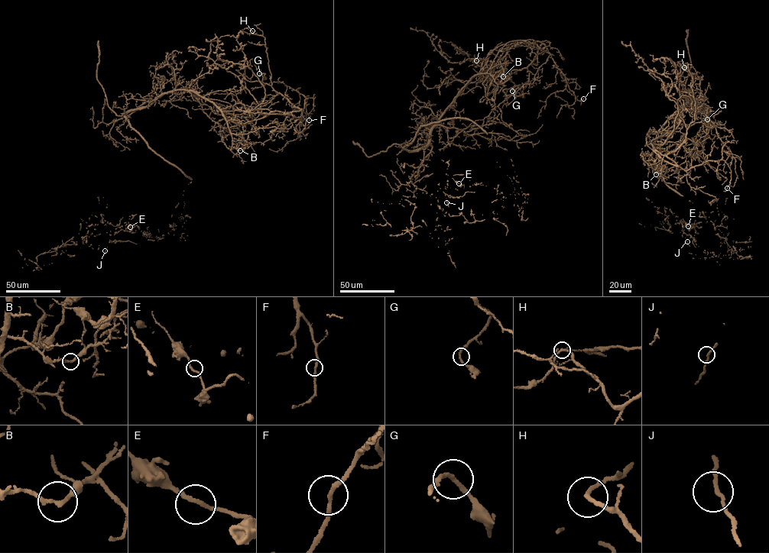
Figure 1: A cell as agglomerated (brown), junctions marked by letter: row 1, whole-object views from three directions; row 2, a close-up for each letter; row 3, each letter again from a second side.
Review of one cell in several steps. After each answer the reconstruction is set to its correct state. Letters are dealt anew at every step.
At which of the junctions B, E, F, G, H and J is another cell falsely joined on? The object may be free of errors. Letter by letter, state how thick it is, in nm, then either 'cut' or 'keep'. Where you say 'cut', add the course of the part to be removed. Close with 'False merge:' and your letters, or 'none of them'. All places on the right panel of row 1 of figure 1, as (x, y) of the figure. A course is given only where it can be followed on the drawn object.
B: 190 nm thick; cut; foreign part runs (657, 174), (650, 144), (654, 150), (671, 133), (677, 104), (621, 40)
E: 180 nm thick; keep
F: 200 nm thick; keep
G: 200 nm thick; keep
H: 190 nm thick; keep
J: 170 nm thick; keep
False merge: B

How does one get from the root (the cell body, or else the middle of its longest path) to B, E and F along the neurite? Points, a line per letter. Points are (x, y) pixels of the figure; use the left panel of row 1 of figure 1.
B: (153, 150), (124, 115), (165, 93), (182, 90), (192, 91), (217, 107), (231, 137), (231, 147), (240, 150)
E: (153, 150), (191, 179), (183, 195), (180, 221), (159, 238), (147, 237), (134, 224), (130, 227)
F: (153, 150), (124, 115), (176, 90), (226, 101), (241, 111), (288, 113), (300, 118), (303, 95), (309, 120)

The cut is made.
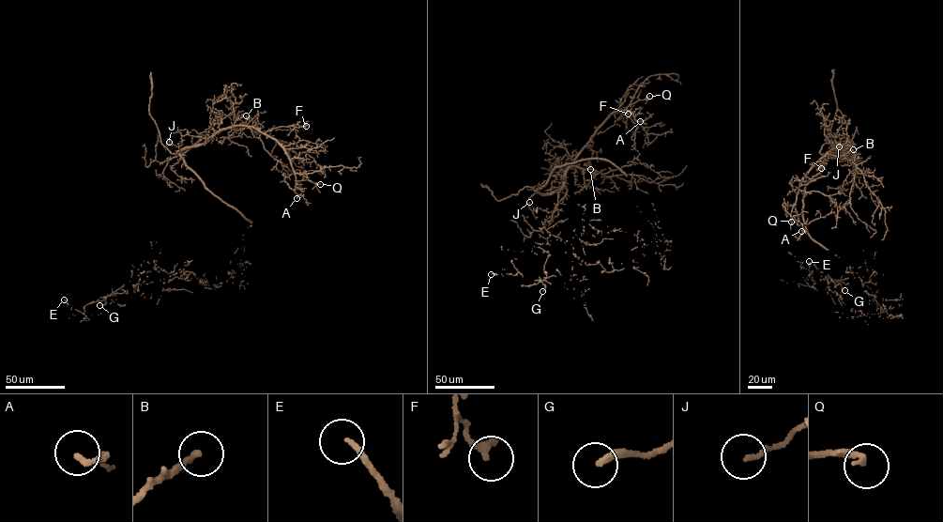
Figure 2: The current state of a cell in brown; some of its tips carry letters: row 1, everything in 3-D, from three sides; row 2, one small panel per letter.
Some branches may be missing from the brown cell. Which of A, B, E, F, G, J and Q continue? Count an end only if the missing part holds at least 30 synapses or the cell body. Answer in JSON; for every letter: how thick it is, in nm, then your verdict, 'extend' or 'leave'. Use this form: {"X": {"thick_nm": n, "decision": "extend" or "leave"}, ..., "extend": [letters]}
{"A": {"thick_nm": 170, "decision": "leave"}, "B": {"thick_nm": 200, "decision": "leave"}, "E": {"thick_nm": 170, "decision": "extend"}, "F": {"thick_nm": 220, "decision": "leave"}, "G": {"thick_nm": 220, "decision": "extend"}, "J": {"thick_nm": 160, "decision": "leave"}, "Q": {"thick_nm": 240, "decision": "extend"}, "extend": ["E", "G", "Q"]}

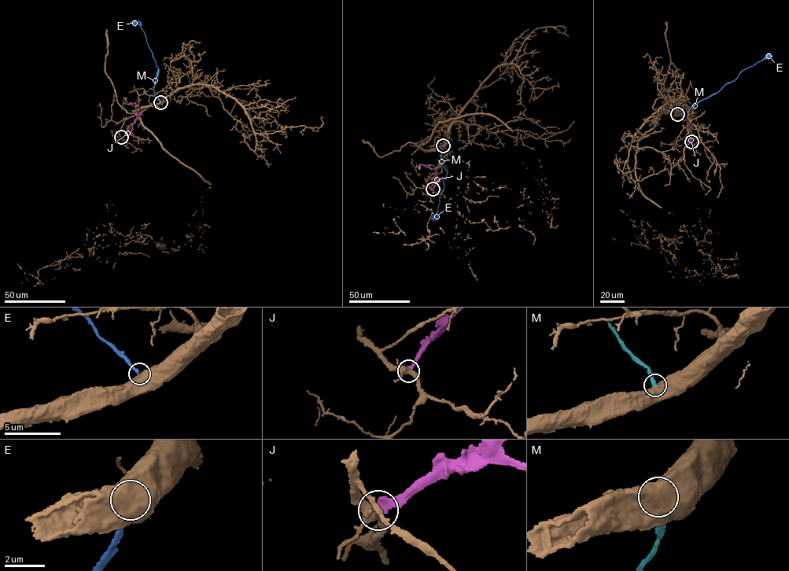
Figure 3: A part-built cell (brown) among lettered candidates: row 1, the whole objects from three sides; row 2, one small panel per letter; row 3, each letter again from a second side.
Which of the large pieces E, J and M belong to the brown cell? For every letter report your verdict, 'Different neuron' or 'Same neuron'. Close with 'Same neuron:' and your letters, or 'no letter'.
E: Different neuron
J: Different neuron
M: Different neuron
Same neuron: no letter

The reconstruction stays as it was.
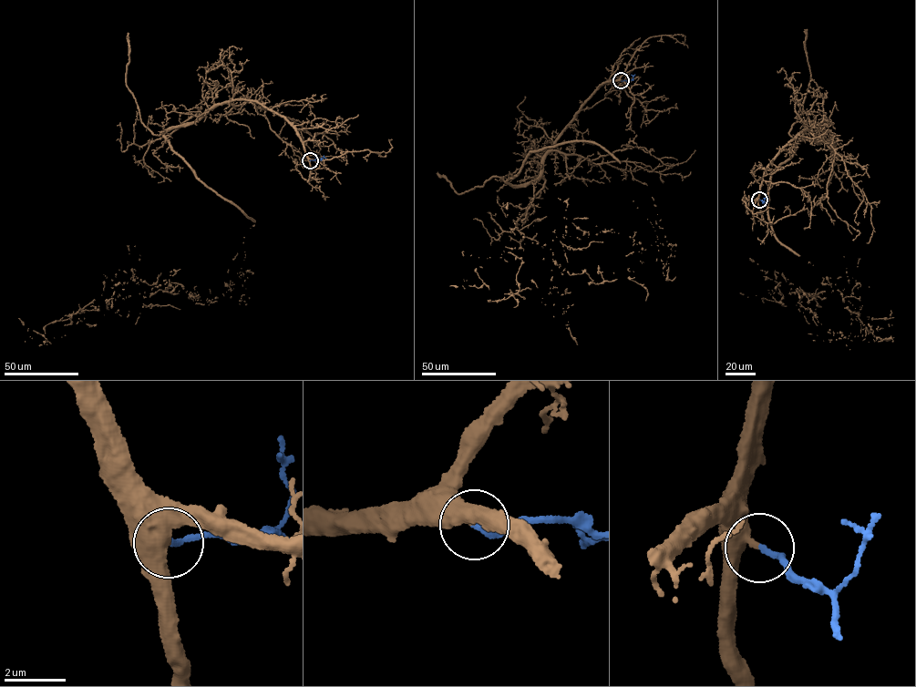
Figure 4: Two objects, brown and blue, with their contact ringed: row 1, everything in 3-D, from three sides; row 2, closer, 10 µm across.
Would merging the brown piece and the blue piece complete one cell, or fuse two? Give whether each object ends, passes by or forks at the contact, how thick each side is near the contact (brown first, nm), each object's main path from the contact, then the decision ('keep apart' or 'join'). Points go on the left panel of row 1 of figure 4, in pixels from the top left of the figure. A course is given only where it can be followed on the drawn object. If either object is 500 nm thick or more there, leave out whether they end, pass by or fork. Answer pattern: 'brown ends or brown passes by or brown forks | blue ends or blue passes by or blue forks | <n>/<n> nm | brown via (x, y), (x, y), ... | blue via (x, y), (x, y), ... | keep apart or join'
brown ends | blue ends | 360/170 nm | brown via (310, 160), (255, 102), (167, 128), (254, 221), (240, 278), (210, 302), (119, 295), (42, 344) | blue via (310, 160), (317, 161), (323, 157) | join

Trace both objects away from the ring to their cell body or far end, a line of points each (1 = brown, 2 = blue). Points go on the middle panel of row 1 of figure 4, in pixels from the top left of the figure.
1: (621, 80), (508, 182), (596, 143), (658, 250), (523, 239), (489, 302), (464, 251)
2: (621, 80), (632, 80), (631, 75)

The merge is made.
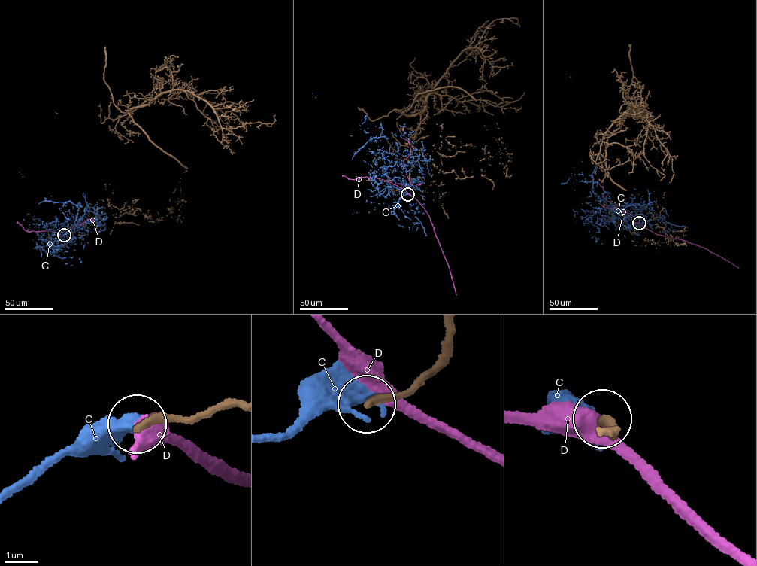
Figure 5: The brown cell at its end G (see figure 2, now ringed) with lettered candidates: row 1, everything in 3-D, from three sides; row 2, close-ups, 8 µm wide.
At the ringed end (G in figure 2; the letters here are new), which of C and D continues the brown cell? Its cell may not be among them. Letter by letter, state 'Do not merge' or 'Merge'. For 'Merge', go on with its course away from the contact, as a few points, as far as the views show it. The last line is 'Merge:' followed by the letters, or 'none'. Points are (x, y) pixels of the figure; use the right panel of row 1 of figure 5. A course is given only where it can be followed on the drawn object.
C: Do not merge
D: Do not merge
Merge: none

